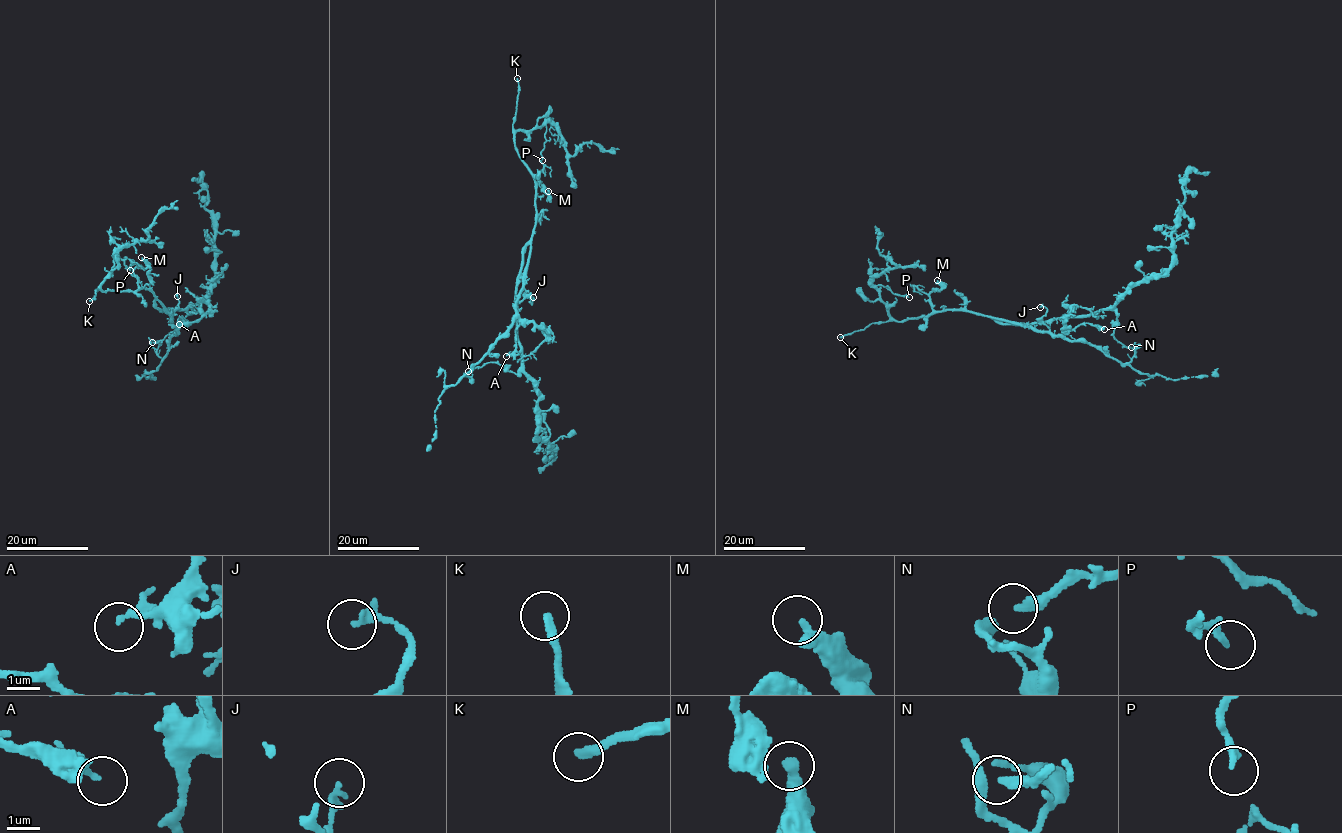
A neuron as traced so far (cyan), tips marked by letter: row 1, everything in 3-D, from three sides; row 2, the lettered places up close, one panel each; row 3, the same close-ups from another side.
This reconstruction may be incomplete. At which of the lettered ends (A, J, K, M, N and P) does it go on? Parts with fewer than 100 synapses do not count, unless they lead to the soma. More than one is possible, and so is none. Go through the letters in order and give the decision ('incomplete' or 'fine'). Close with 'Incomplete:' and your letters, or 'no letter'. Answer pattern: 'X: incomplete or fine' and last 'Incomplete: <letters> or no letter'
A: fine
J: fine
K: incomplete
M: fine
N: fine
P: fine
Incomplete: K

